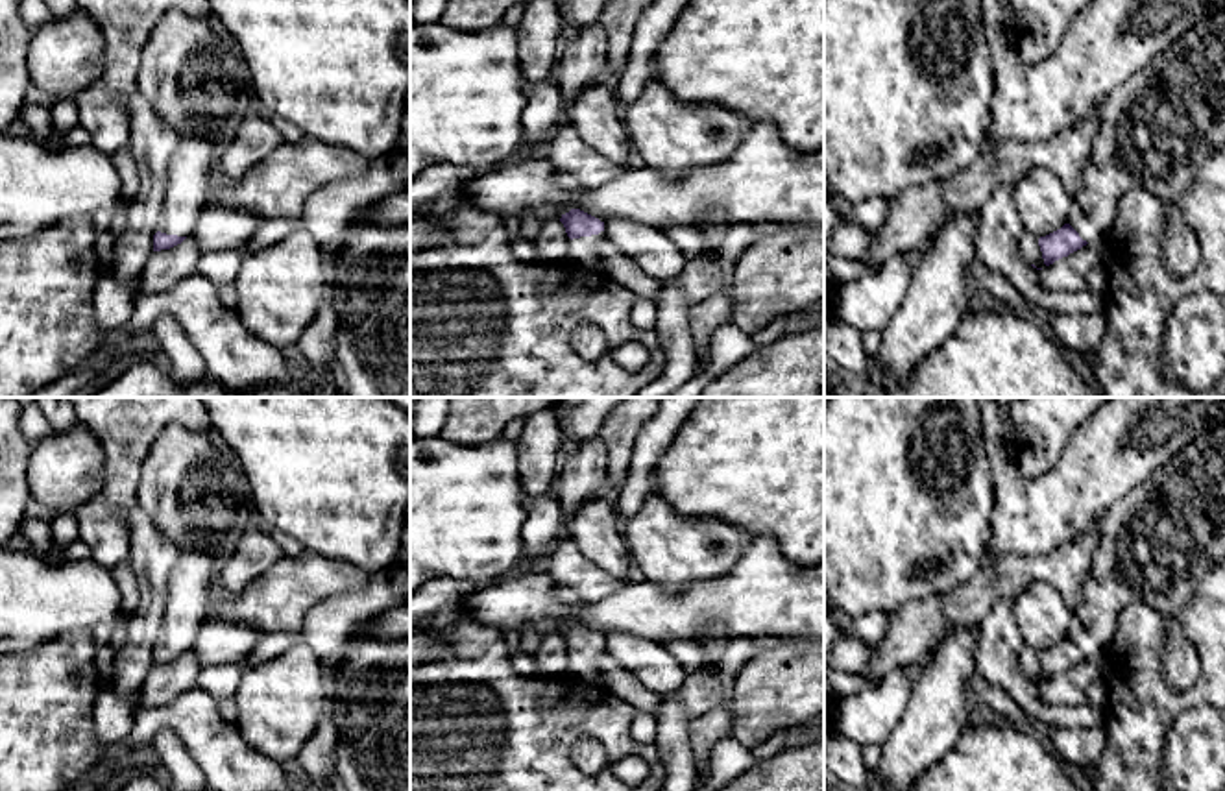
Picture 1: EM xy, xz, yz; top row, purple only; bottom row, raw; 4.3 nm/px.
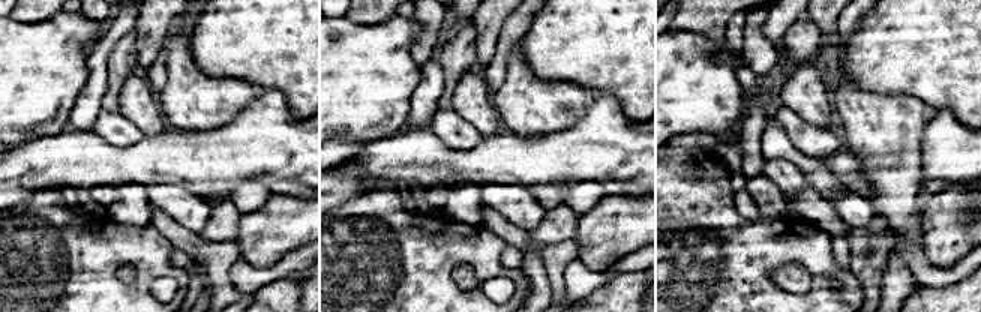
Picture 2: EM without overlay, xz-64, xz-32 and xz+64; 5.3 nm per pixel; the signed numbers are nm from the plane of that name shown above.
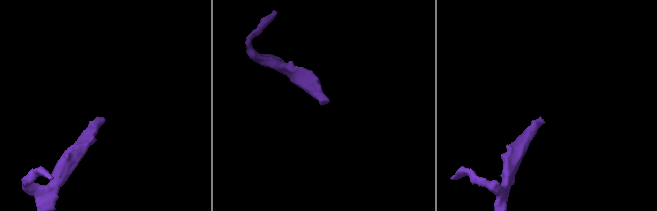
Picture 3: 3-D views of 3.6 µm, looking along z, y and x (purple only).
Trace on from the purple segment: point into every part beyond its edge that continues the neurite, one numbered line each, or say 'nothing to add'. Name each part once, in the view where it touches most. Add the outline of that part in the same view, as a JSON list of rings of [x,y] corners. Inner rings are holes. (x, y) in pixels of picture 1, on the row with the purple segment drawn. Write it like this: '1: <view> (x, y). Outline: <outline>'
1: xz (582, 254). Outline: [[[604,231],[591,237],[573,238],[567,262],[586,270],[606,272],[606,264],[597,255],[597,249],[604,240],[606,240]]]

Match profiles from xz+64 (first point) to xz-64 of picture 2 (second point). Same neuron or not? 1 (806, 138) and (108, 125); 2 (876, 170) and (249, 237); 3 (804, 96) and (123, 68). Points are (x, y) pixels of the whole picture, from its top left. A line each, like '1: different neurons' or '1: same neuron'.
1: same neuron
2: different neurons
3: different neurons

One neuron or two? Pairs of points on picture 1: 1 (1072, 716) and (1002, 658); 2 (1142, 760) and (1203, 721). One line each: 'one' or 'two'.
1: one
2: two

